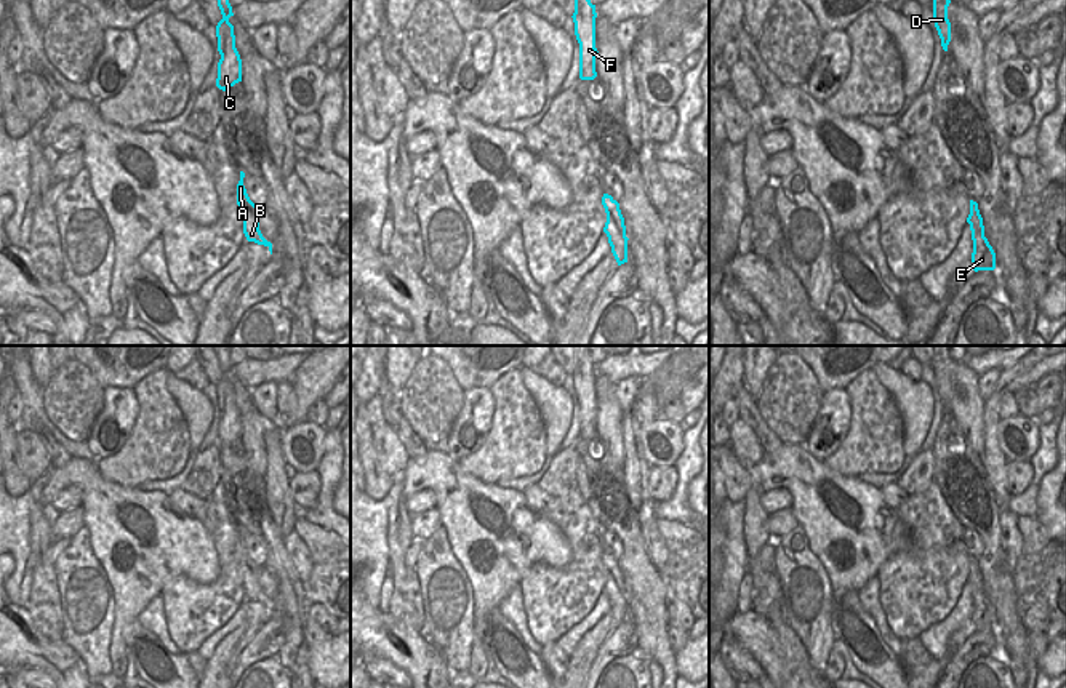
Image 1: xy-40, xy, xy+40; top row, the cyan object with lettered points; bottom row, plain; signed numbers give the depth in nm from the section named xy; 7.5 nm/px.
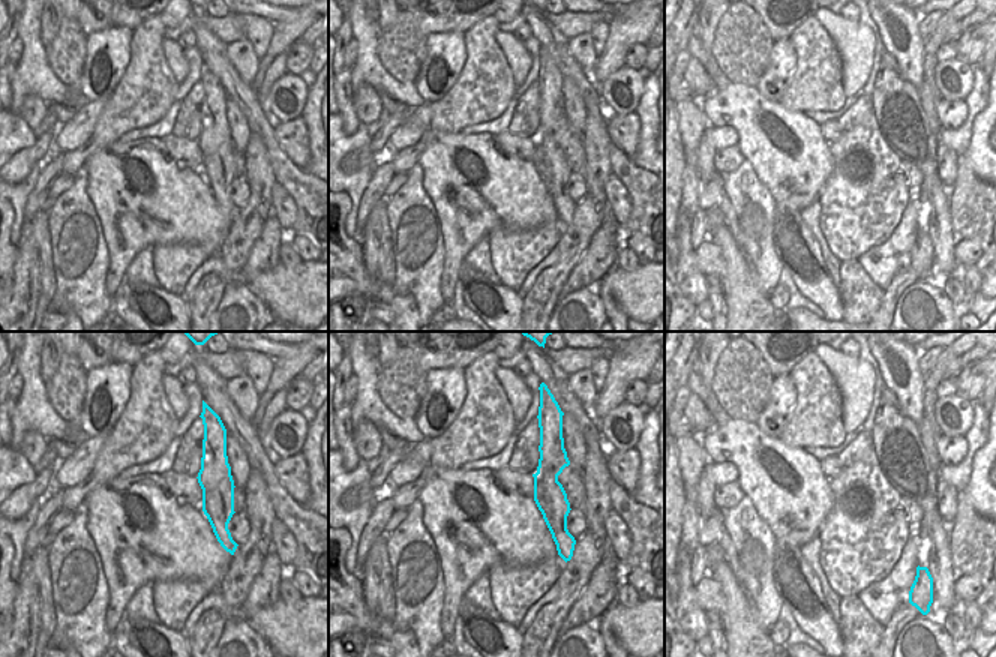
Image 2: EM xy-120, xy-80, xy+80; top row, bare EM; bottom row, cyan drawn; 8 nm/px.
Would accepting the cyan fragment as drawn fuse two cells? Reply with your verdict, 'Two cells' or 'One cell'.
One cell

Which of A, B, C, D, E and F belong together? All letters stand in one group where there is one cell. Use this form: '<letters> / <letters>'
A B C D E F

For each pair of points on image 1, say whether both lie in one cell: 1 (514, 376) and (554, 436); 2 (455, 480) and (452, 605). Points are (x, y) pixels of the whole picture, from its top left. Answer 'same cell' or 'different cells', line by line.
1: different cells
2: different cells

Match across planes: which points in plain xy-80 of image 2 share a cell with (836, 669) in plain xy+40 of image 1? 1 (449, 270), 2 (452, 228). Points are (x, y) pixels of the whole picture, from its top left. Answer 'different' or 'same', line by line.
1: same
2: same

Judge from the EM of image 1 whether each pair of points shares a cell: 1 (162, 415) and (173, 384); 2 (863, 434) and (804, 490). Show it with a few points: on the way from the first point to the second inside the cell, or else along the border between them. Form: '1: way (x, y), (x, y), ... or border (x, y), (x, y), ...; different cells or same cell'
1: border (168, 373), (167, 391), (188, 426); different cells
2: border (821, 461), (844, 476), (857, 477); different cells

